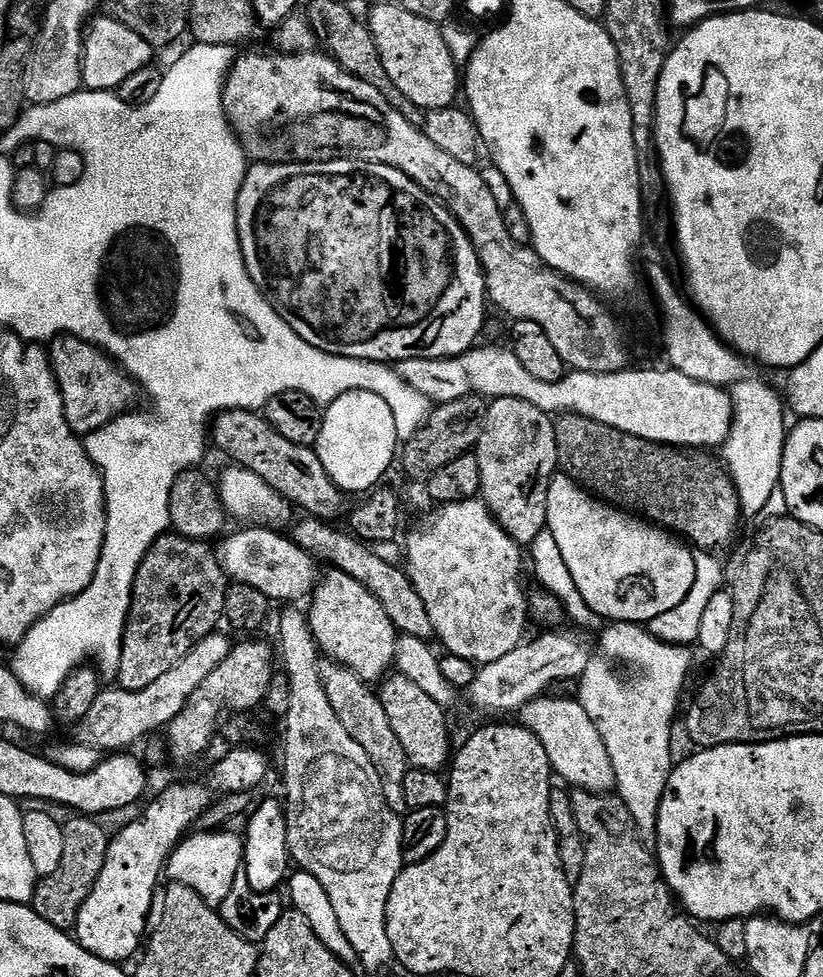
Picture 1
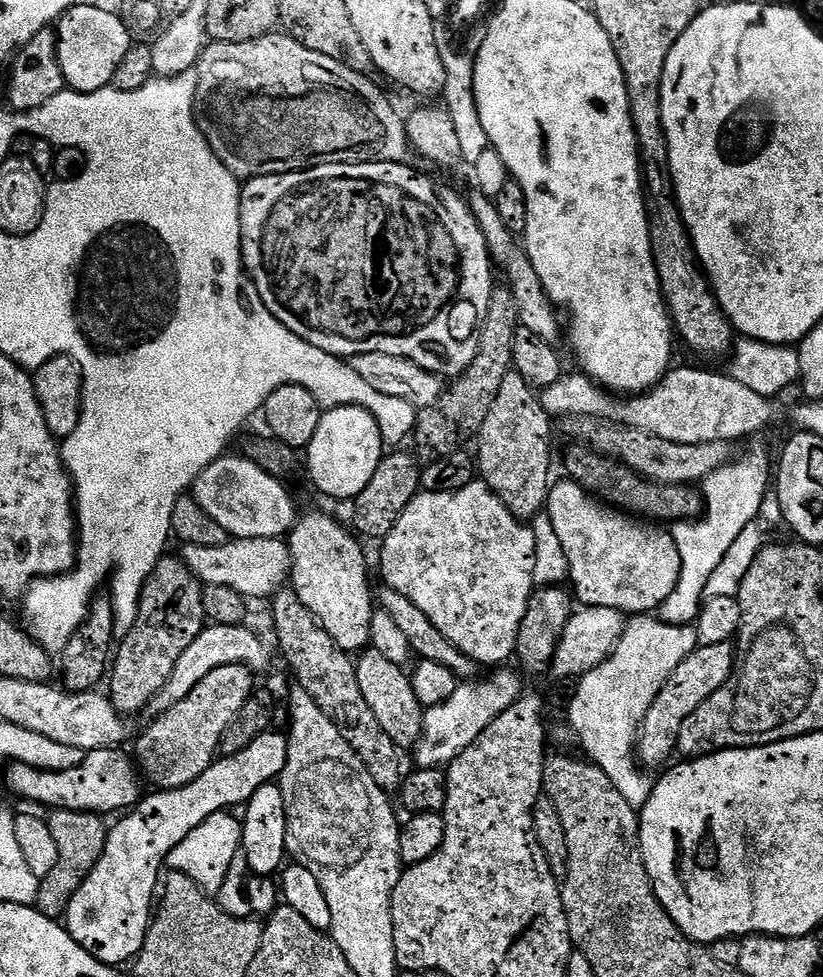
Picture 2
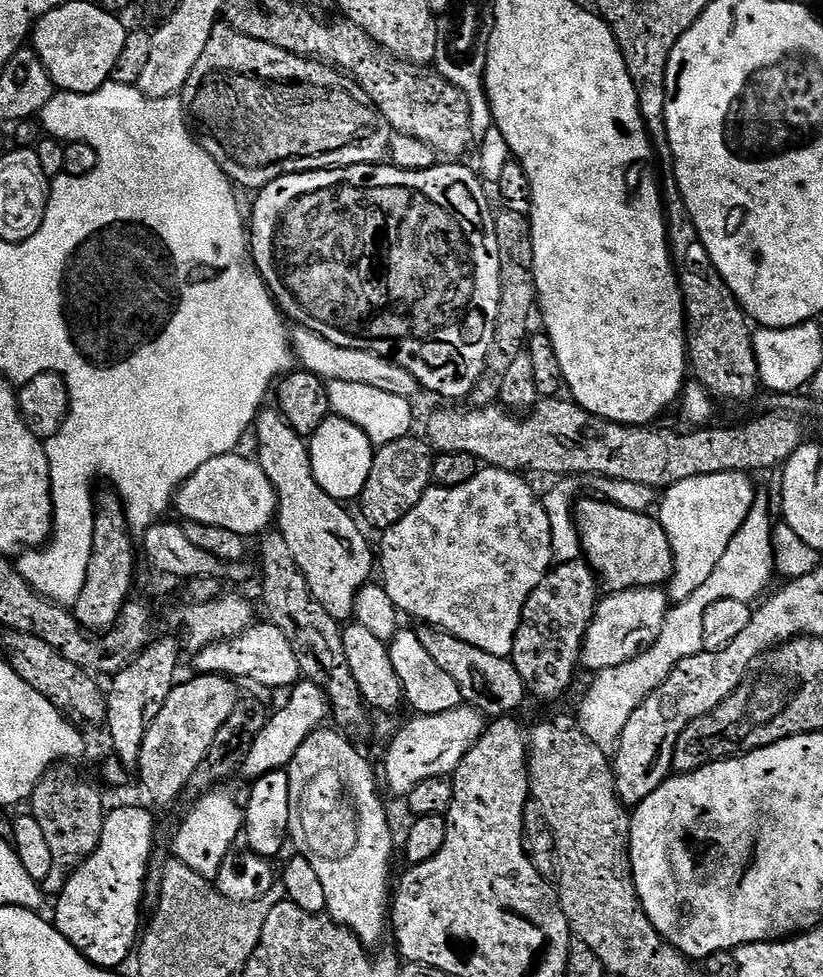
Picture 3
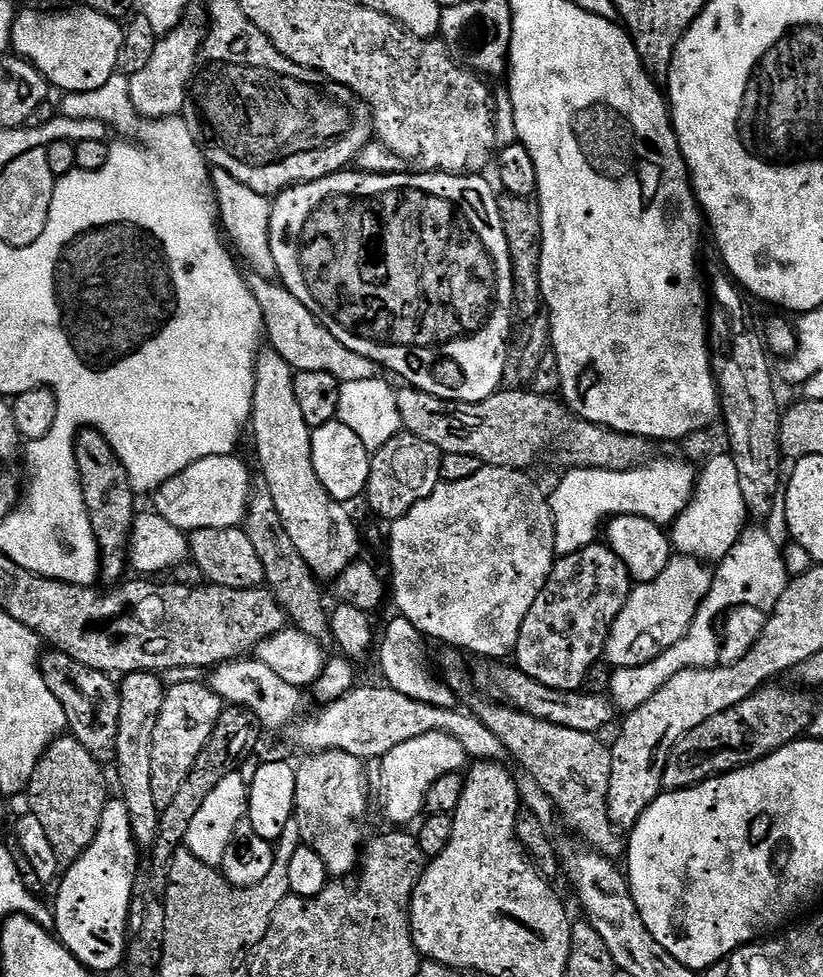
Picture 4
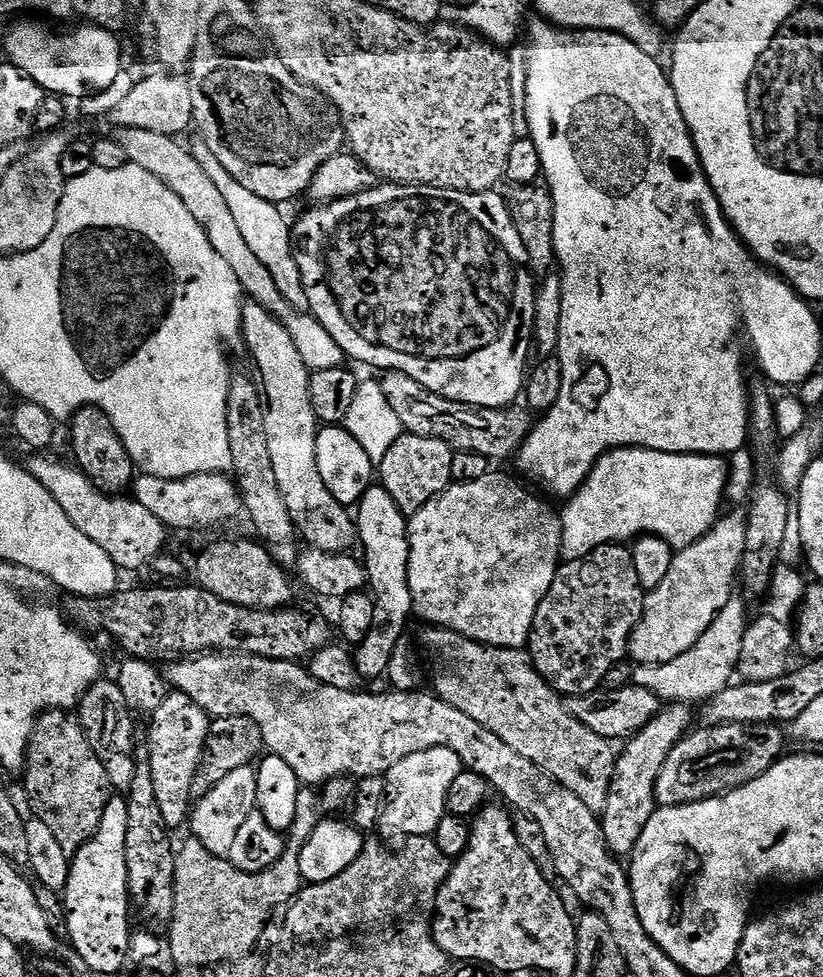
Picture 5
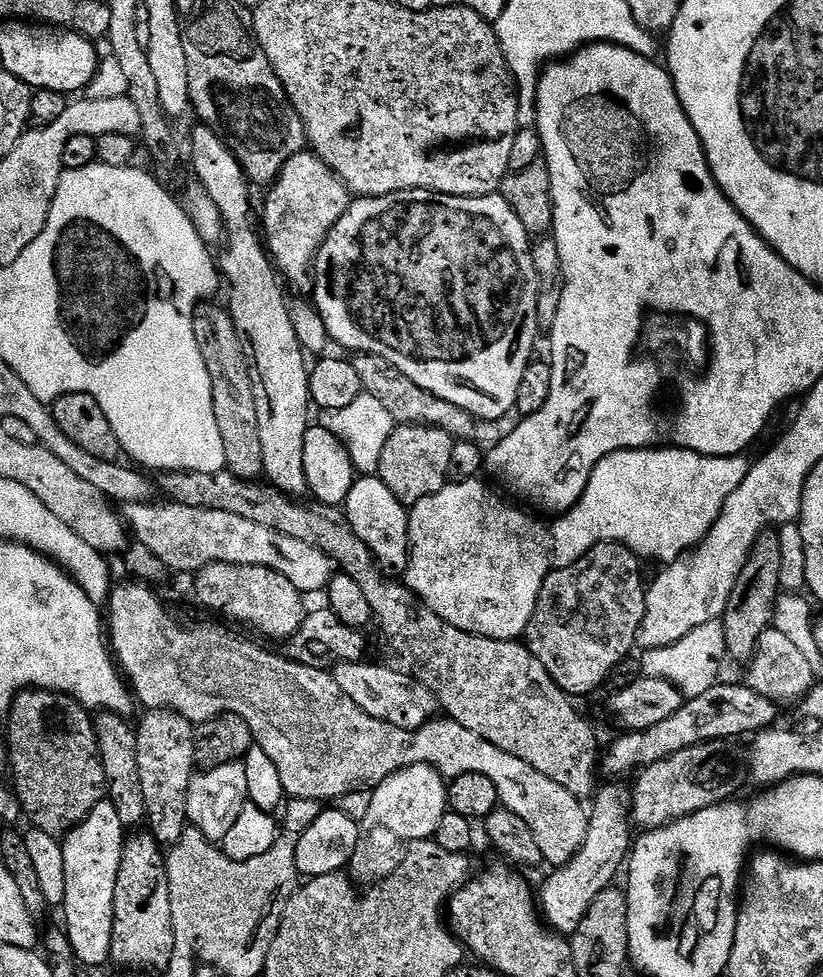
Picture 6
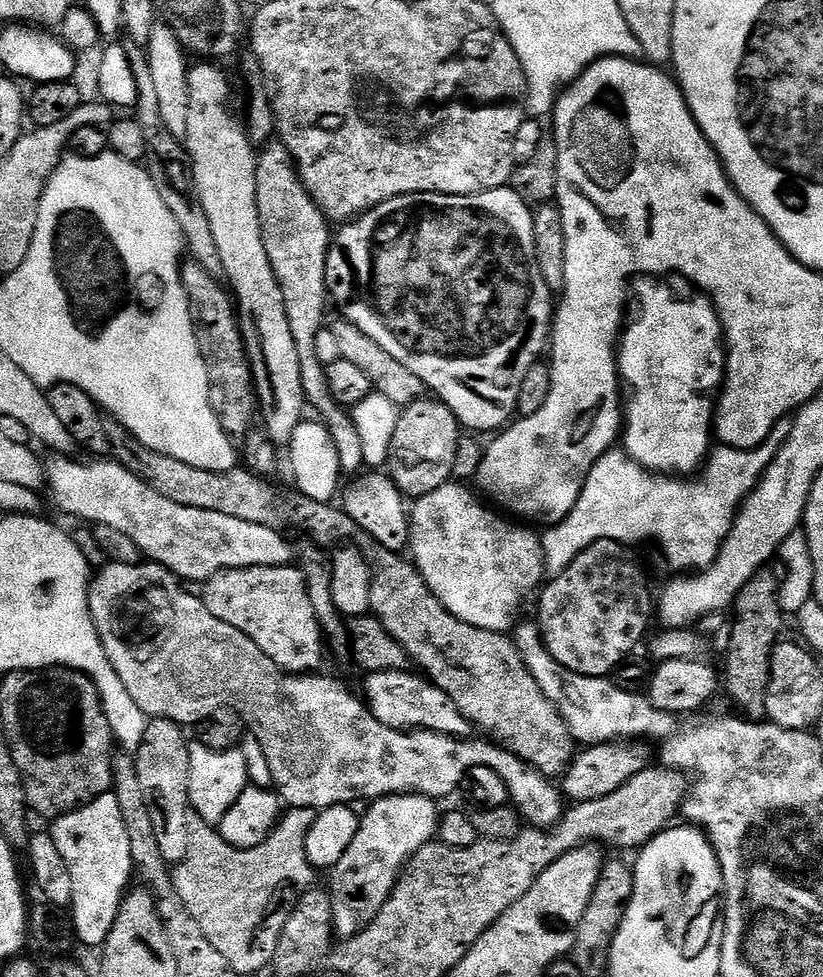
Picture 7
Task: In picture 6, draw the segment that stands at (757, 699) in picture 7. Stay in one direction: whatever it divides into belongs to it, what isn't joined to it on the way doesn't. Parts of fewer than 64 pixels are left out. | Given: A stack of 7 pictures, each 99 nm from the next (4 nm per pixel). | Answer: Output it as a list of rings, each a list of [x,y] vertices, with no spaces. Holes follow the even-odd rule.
[[[772,530],[761,532],[746,558],[746,566],[742,566],[742,574],[738,574],[738,582],[734,582],[734,590],[730,590],[730,598],[722,617],[724,647],[731,659],[733,656],[741,662],[751,660],[756,653],[758,638],[762,638],[764,631],[773,627],[775,620],[772,619],[775,616],[777,619],[778,601],[782,596],[779,582],[781,569],[782,549],[777,533]]]

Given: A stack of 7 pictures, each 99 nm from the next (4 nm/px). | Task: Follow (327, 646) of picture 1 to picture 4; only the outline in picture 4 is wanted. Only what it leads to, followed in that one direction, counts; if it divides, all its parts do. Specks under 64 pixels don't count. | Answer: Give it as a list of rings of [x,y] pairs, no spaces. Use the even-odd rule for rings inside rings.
[[[275,350],[261,351],[256,358],[256,385],[254,386],[254,398],[252,399],[252,419],[250,432],[256,439],[256,456],[260,459],[259,475],[268,483],[270,494],[274,494],[274,506],[278,506],[278,515],[282,518],[282,526],[286,526],[286,534],[294,541],[294,547],[298,554],[310,566],[310,570],[316,576],[317,581],[335,581],[352,564],[361,559],[360,556],[360,532],[352,521],[352,516],[347,512],[341,501],[334,499],[322,486],[318,474],[314,470],[312,461],[312,433],[302,418],[302,412],[298,407],[298,398],[294,398],[294,370],[284,361]]]

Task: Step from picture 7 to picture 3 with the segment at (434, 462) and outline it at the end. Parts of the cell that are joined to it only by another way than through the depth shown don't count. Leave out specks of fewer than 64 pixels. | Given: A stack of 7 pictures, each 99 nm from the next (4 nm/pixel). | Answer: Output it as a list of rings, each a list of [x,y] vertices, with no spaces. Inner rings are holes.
[[[409,434],[389,444],[379,445],[372,458],[370,478],[366,478],[366,486],[358,497],[361,512],[359,515],[362,520],[364,515],[365,520],[363,523],[369,529],[372,527],[383,530],[406,518],[406,514],[410,514],[410,510],[418,506],[418,502],[432,484],[433,459],[432,445],[427,439],[420,437],[419,440],[416,434]]]

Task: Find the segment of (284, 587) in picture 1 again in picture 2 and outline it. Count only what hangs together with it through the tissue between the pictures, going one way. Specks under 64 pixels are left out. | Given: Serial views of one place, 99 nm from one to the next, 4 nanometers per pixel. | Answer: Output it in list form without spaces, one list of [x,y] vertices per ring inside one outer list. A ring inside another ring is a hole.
[[[246,538],[229,539],[222,546],[183,545],[182,559],[205,586],[228,586],[238,594],[273,597],[289,583],[292,575],[292,555],[283,539]]]

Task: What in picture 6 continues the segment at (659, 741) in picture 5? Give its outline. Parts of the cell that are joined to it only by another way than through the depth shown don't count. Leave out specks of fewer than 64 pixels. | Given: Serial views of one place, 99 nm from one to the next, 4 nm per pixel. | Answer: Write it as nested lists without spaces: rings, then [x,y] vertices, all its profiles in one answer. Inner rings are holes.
[[[612,782],[609,784],[612,784],[609,786],[609,788],[602,789],[603,787],[601,787],[599,791],[595,793],[594,801],[596,800],[596,805],[594,805],[593,808],[590,808],[590,815],[588,818],[588,833],[586,834],[586,838],[582,842],[582,846],[580,847],[580,853],[577,854],[577,856],[571,862],[569,862],[569,864],[557,867],[555,871],[553,871],[556,873],[554,873],[553,876],[545,882],[544,889],[542,889],[541,892],[539,889],[538,904],[539,907],[542,909],[543,919],[546,921],[547,927],[551,928],[552,931],[557,934],[571,934],[578,930],[578,926],[582,922],[582,918],[586,918],[586,910],[590,910],[590,906],[594,902],[594,898],[598,898],[598,894],[603,890],[603,888],[609,887],[609,885],[611,885],[613,881],[615,881],[612,879],[614,879],[615,876],[619,874],[619,872],[621,875],[622,869],[625,867],[626,861],[629,859],[630,853],[634,847],[634,835],[632,836],[633,825],[630,823],[629,789],[627,787],[624,789],[623,786],[620,785],[623,783],[620,782]]]

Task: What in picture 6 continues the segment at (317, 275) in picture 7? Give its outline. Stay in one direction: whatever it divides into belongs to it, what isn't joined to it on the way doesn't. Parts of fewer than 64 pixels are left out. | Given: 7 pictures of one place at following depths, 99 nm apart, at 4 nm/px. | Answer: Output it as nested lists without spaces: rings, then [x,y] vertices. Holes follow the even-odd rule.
[[[305,150],[294,154],[294,158],[286,162],[267,192],[262,227],[267,251],[281,277],[300,291],[297,293],[311,293],[314,288],[314,261],[320,243],[330,234],[338,218],[346,214],[350,203],[349,190],[323,158],[311,150]]]

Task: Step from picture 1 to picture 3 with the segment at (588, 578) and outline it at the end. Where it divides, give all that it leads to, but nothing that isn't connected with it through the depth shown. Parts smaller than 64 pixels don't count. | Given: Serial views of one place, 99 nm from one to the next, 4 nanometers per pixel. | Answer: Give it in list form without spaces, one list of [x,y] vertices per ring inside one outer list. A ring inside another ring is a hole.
[[[603,498],[595,499],[577,499],[574,515],[583,559],[596,571],[601,585],[609,593],[663,585],[672,575],[672,547],[659,519],[648,512],[626,510]]]

